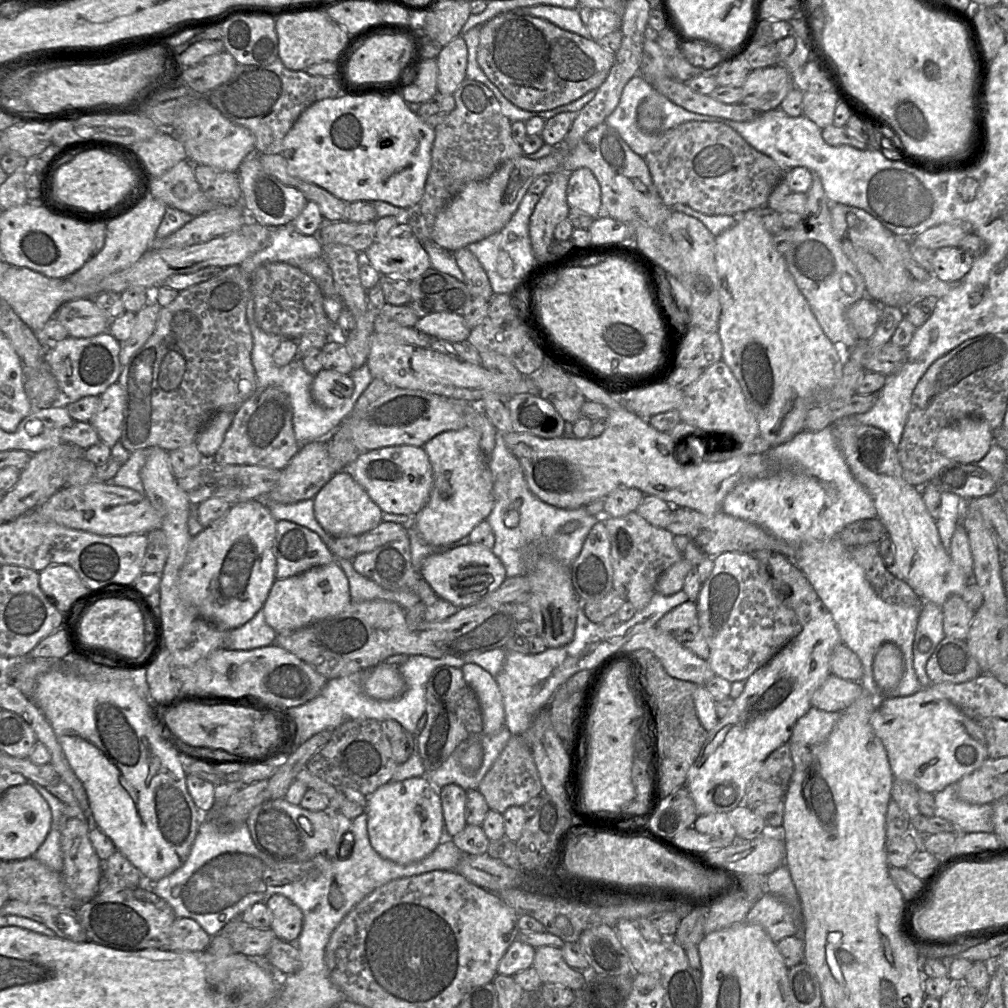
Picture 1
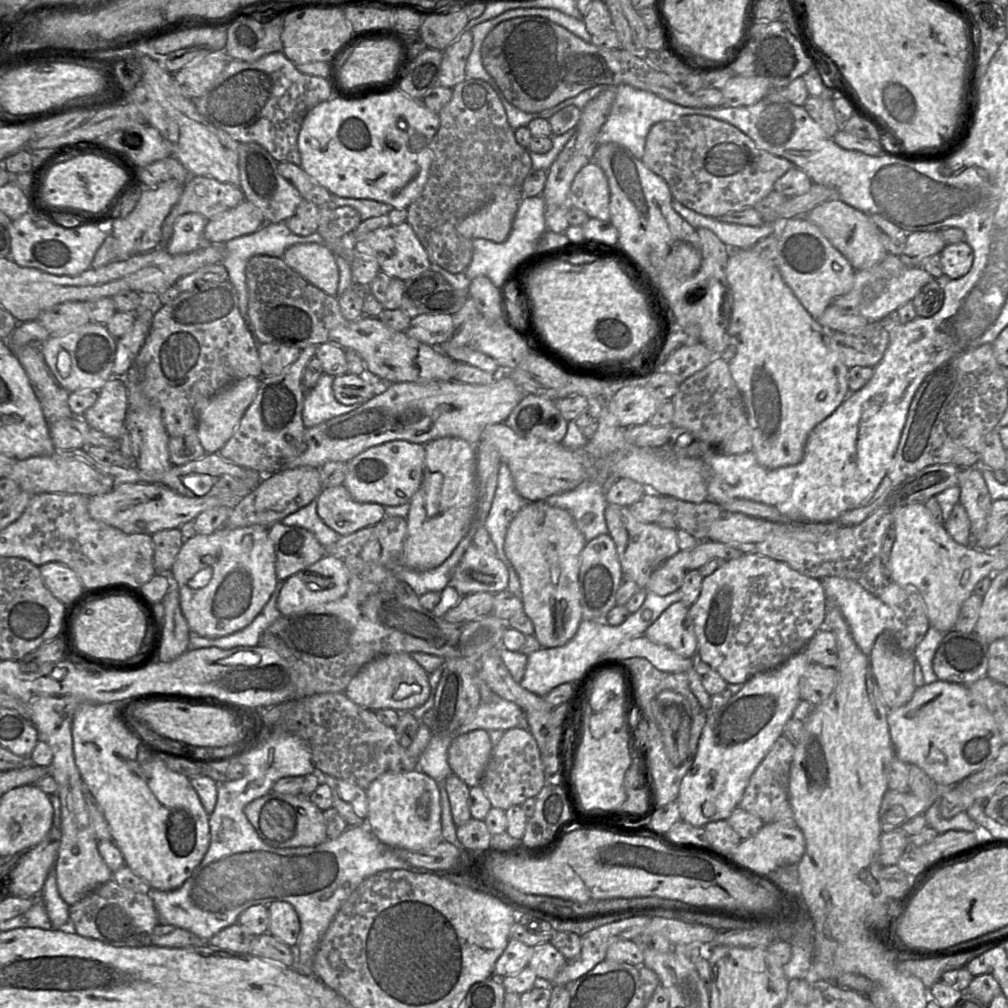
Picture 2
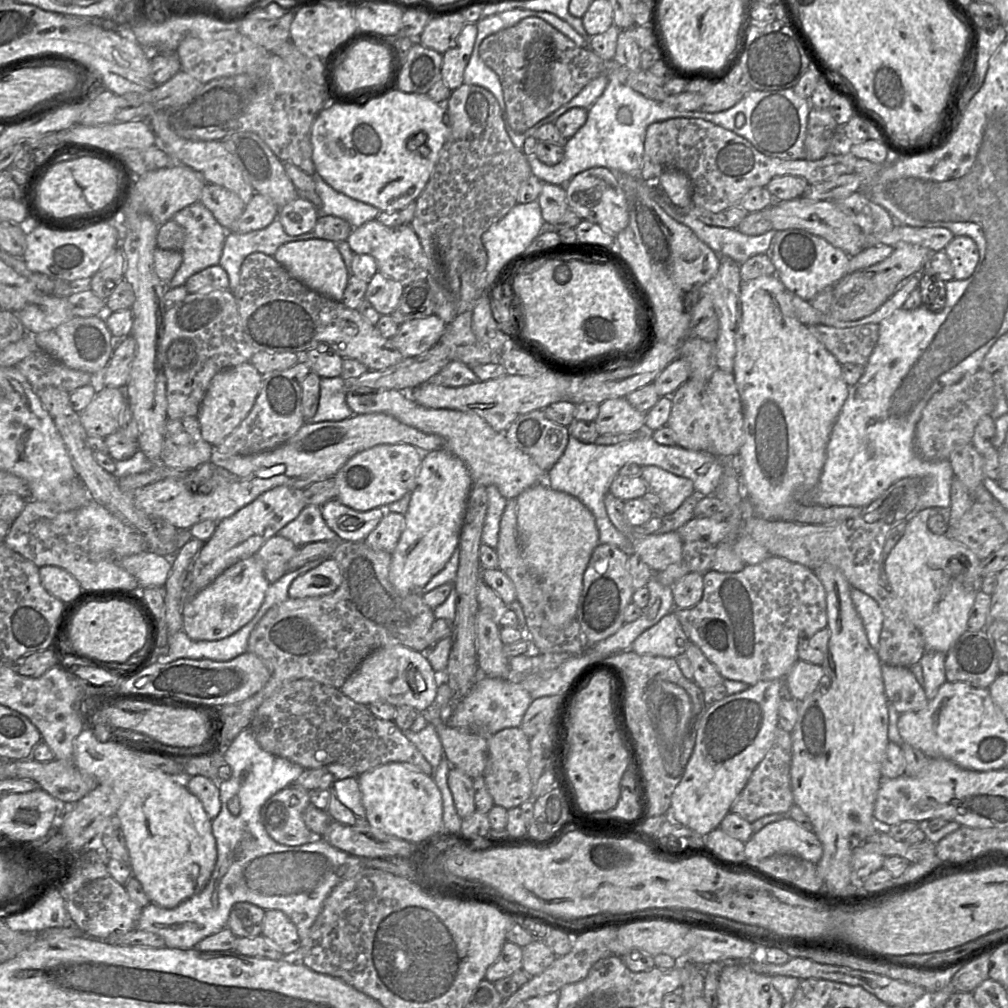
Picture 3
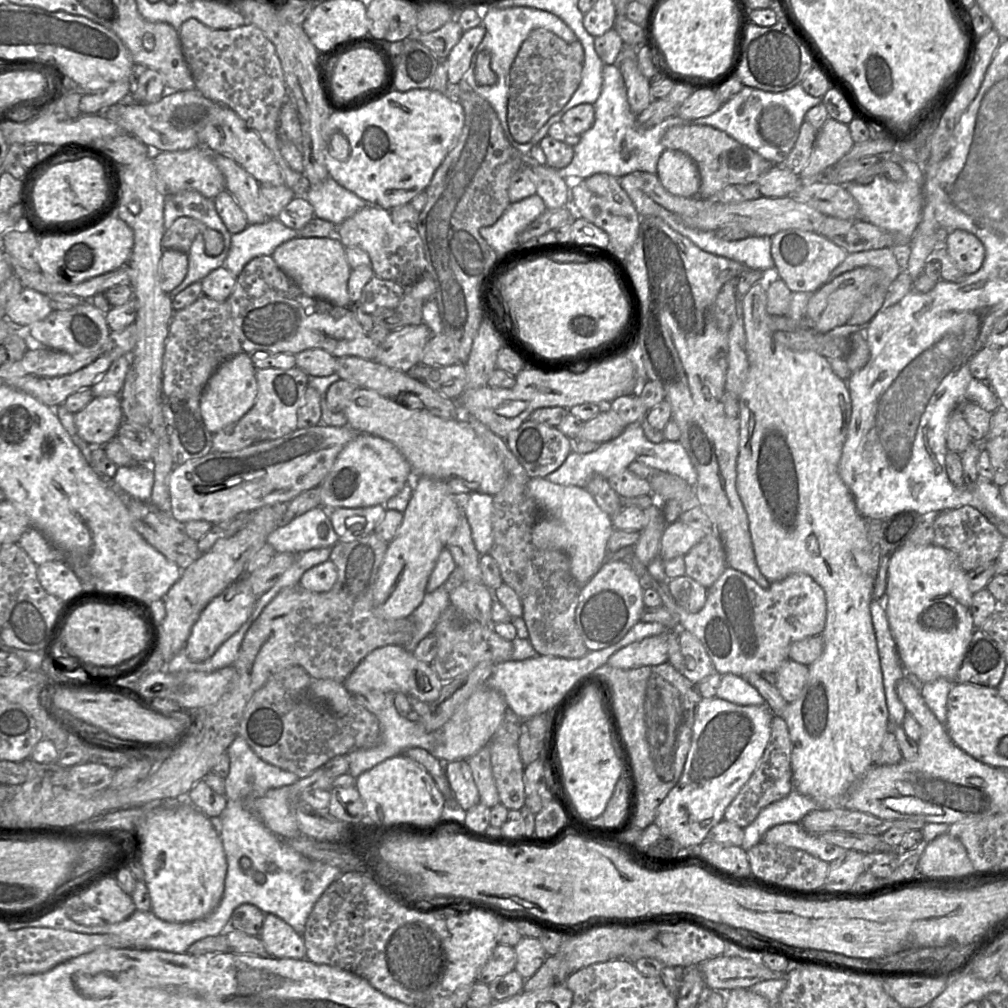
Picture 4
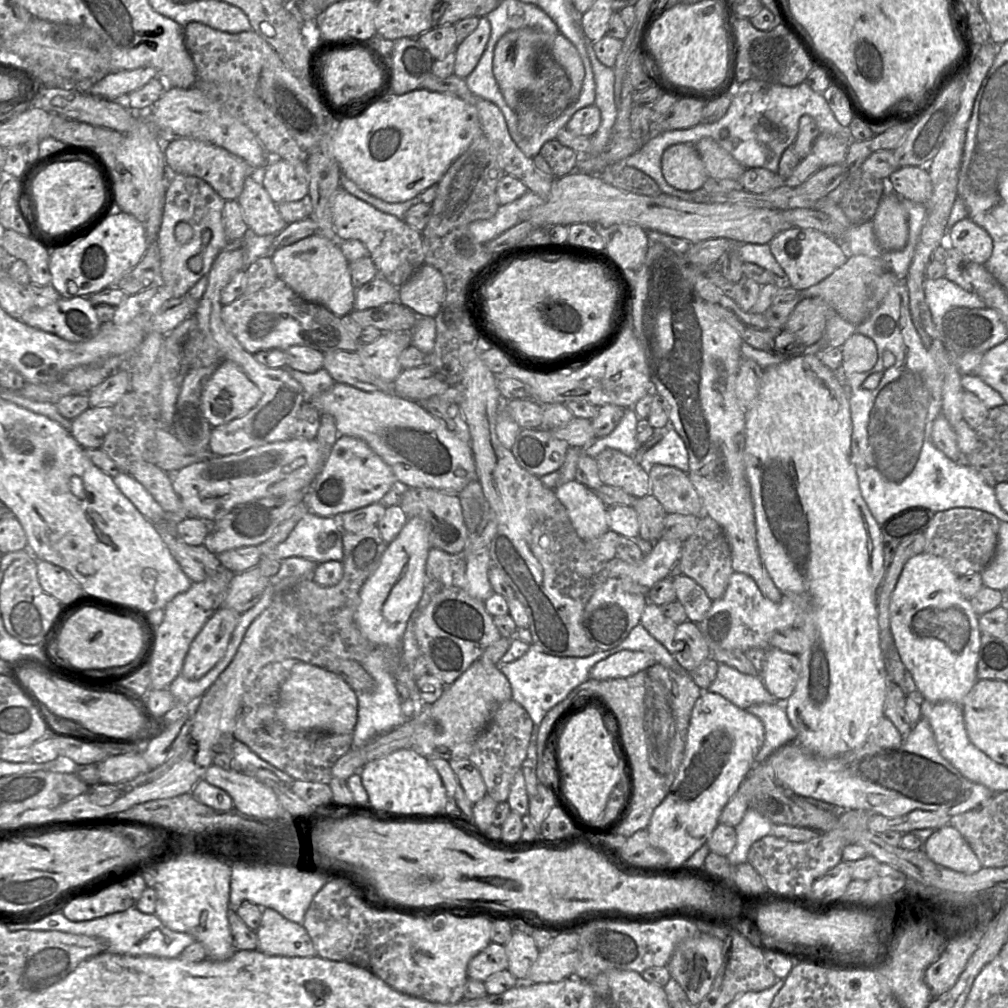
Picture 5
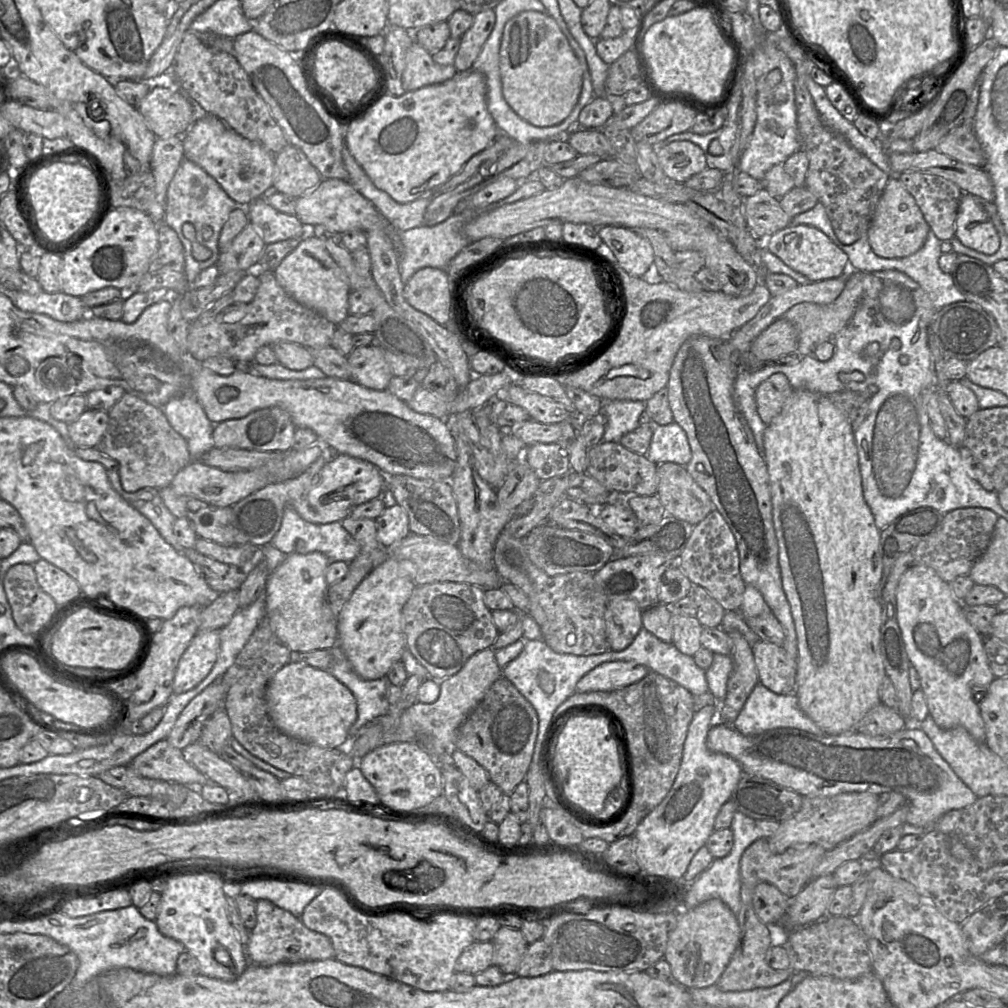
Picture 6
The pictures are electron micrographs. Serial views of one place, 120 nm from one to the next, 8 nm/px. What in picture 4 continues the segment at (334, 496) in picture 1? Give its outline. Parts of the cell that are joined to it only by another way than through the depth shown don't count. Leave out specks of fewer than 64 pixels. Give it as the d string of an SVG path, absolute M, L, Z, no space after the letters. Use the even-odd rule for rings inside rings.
M382 504L362 508L330 509L329 517L339 540L351 542L372 533L386 509Z

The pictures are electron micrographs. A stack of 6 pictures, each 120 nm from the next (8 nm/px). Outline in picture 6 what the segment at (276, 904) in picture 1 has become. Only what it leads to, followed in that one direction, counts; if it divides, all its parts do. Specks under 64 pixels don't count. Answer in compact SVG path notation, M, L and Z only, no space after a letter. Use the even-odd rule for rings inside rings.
M269 900L256 901L257 923L250 932L246 945L249 962L261 966L279 963L299 963L335 958L335 951L330 939L318 932L308 929L300 920Z

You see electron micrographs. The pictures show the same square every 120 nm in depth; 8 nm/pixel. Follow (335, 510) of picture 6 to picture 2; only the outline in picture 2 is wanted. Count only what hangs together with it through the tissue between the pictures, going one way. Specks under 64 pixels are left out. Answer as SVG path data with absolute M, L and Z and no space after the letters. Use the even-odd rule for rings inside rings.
M394 440L373 446L348 461L344 486L358 502L400 506L410 502L418 491L424 473L423 444Z

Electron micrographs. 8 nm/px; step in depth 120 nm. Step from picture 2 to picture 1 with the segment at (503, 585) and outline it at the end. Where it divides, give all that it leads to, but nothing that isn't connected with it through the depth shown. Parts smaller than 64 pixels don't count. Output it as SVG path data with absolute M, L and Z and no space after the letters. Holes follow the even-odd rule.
M472 543L427 556L422 562L419 573L439 598L458 608L480 602L497 590L507 578L504 565L493 551Z

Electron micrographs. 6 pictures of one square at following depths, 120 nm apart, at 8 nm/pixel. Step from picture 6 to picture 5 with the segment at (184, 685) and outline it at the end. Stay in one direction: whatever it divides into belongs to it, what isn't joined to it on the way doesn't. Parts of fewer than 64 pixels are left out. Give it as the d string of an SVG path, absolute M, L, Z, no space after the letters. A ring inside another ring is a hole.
M226 607L214 612L190 644L181 670L183 677L198 680L217 664L225 654L240 615Z

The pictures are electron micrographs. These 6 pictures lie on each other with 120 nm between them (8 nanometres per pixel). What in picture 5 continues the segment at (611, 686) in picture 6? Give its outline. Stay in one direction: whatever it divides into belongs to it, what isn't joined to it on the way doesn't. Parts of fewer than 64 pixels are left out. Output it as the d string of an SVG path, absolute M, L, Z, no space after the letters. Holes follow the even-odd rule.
M623 650L597 663L591 669L589 679L627 678L655 664L656 659L649 652Z

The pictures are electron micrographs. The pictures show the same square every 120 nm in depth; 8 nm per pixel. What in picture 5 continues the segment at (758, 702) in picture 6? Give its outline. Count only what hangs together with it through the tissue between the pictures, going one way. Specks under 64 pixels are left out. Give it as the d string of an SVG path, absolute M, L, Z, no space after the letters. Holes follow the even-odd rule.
M783 703L752 705L746 711L758 717L765 729L764 743L757 753L756 764L765 762L776 750L796 741L797 733Z

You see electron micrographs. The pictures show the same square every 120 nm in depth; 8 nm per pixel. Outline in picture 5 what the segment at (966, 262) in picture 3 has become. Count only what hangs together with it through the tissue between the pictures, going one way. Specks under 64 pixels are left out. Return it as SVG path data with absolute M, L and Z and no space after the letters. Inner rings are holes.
M969 217L957 222L950 230L953 248L978 264L985 264L993 252L993 240L986 230Z

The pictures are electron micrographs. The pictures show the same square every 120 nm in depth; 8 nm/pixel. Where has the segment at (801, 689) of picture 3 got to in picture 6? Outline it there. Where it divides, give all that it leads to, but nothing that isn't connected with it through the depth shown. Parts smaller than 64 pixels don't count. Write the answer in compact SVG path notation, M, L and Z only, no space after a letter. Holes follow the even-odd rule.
M758 640L752 645L759 683L776 694L795 690L796 660L791 659L782 645Z

